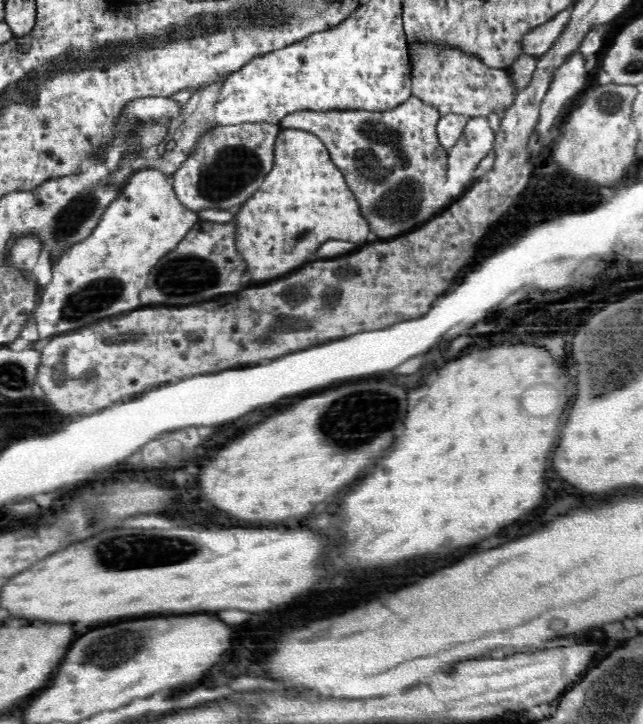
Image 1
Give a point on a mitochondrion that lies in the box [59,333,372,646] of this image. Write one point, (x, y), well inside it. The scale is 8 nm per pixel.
(126, 551)

